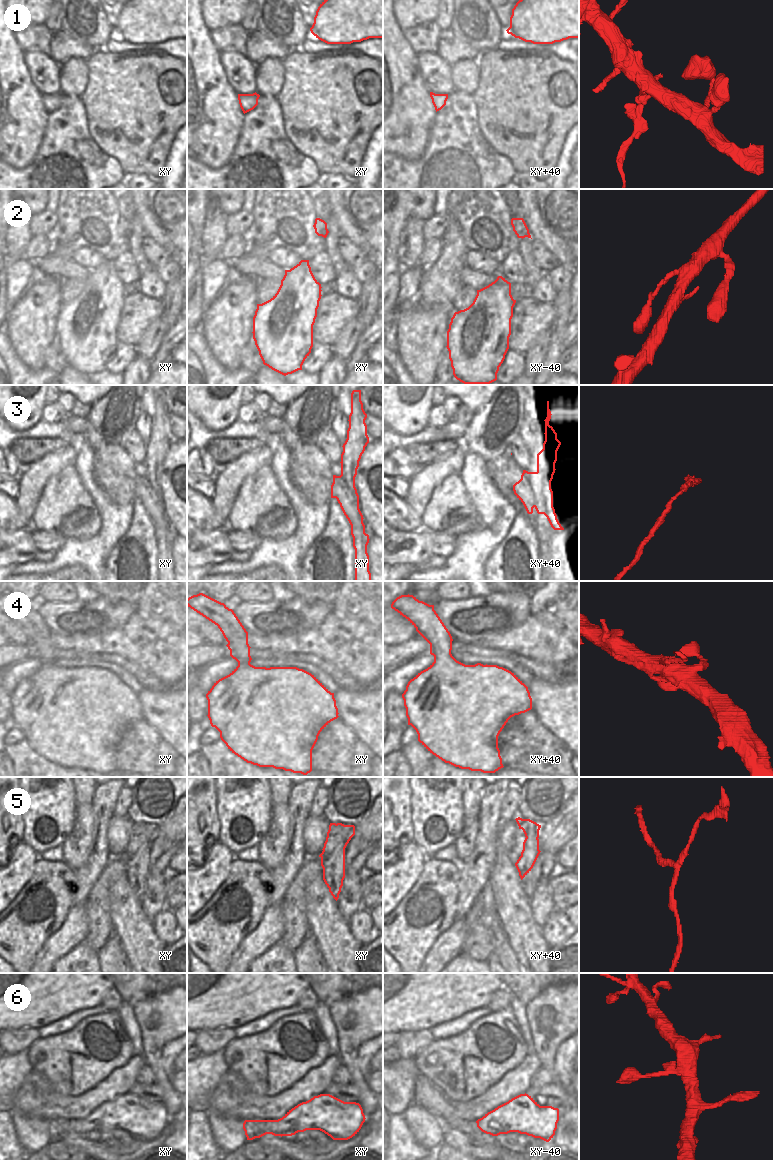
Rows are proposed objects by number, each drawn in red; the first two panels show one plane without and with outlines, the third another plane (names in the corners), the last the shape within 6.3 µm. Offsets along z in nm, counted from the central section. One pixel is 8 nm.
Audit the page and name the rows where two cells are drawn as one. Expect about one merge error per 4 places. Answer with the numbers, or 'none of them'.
1, 3, 5.

